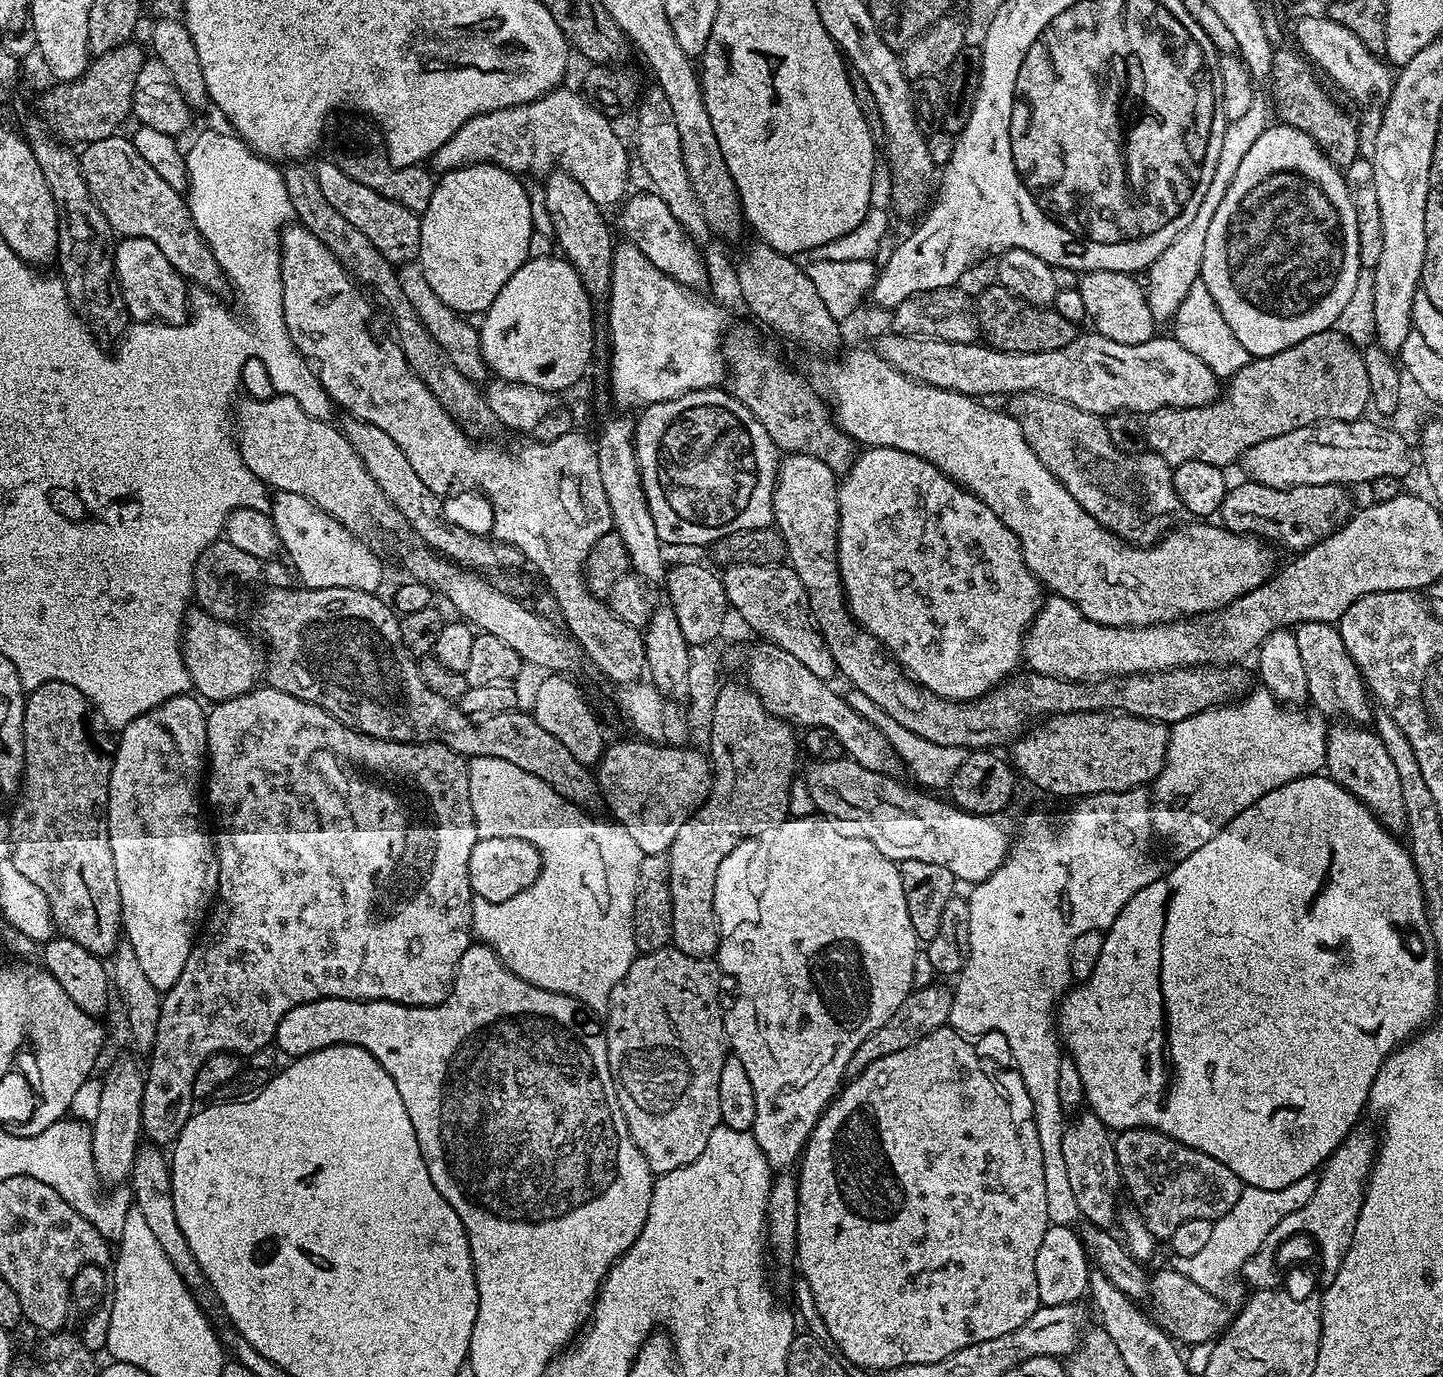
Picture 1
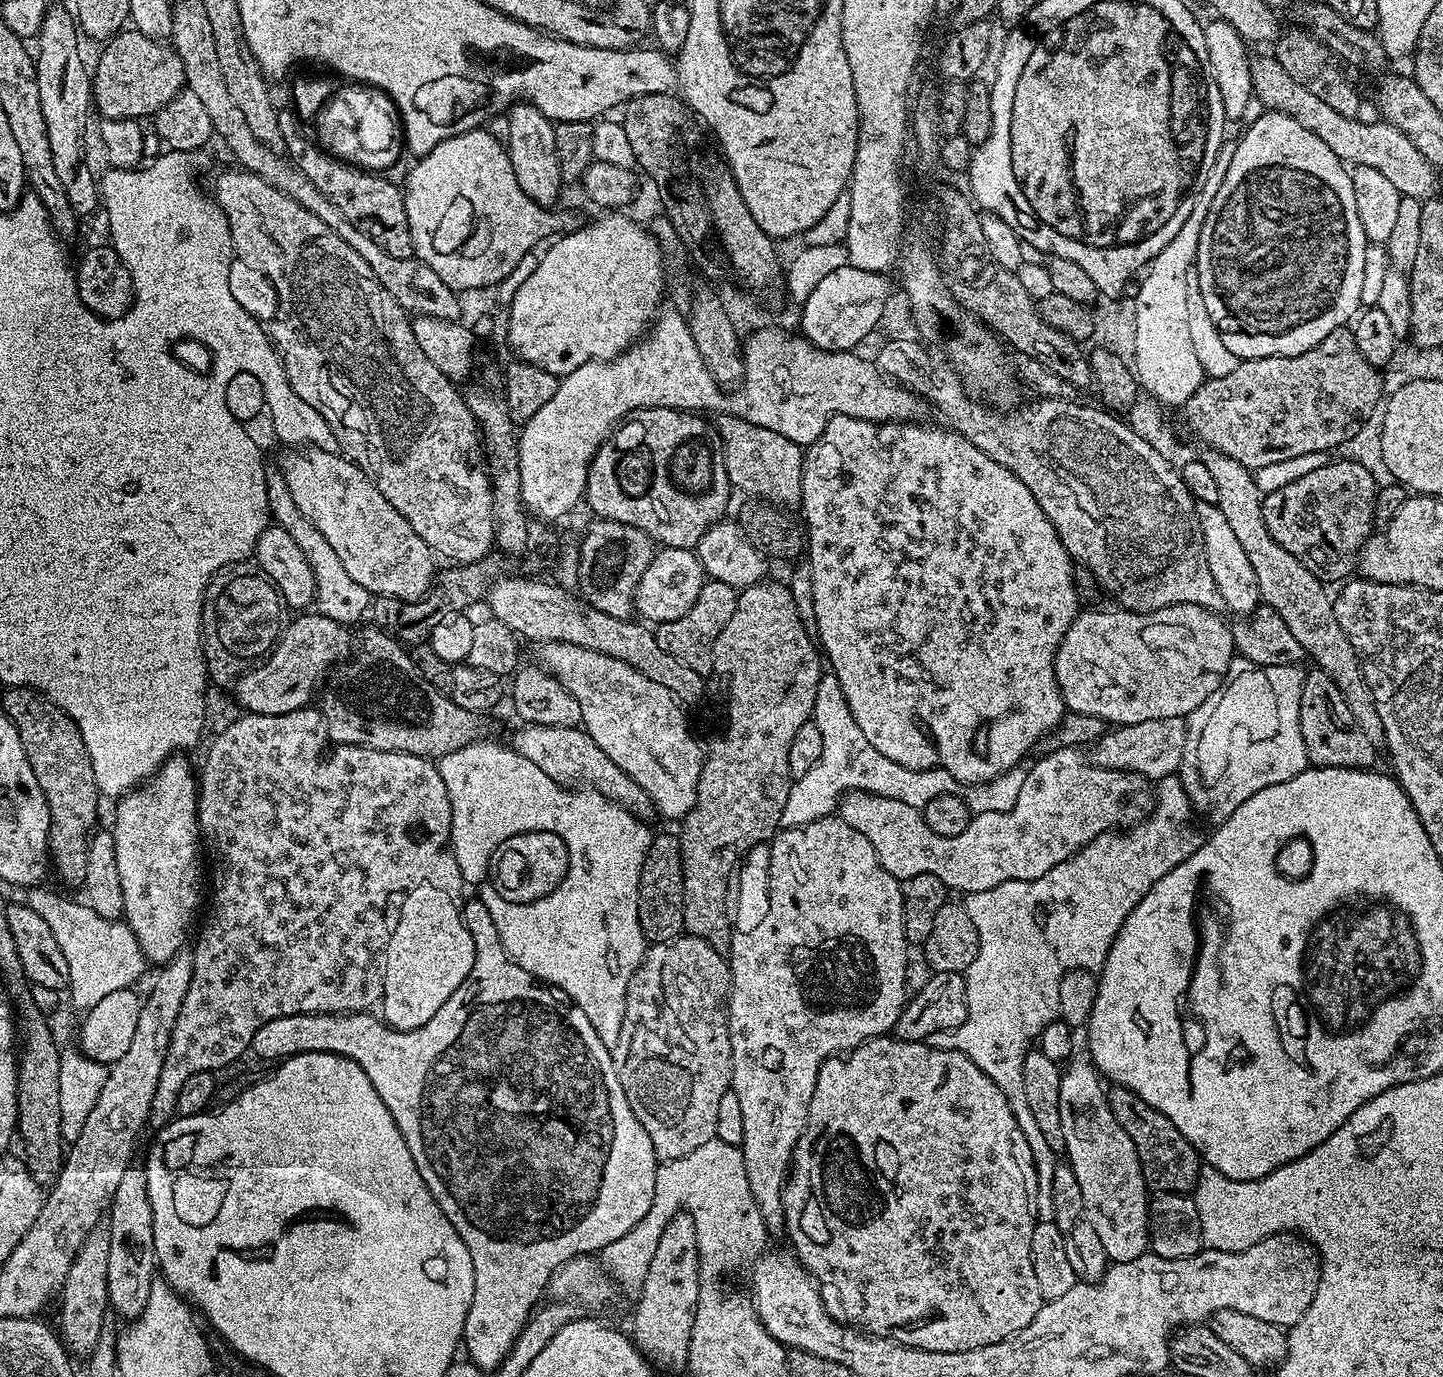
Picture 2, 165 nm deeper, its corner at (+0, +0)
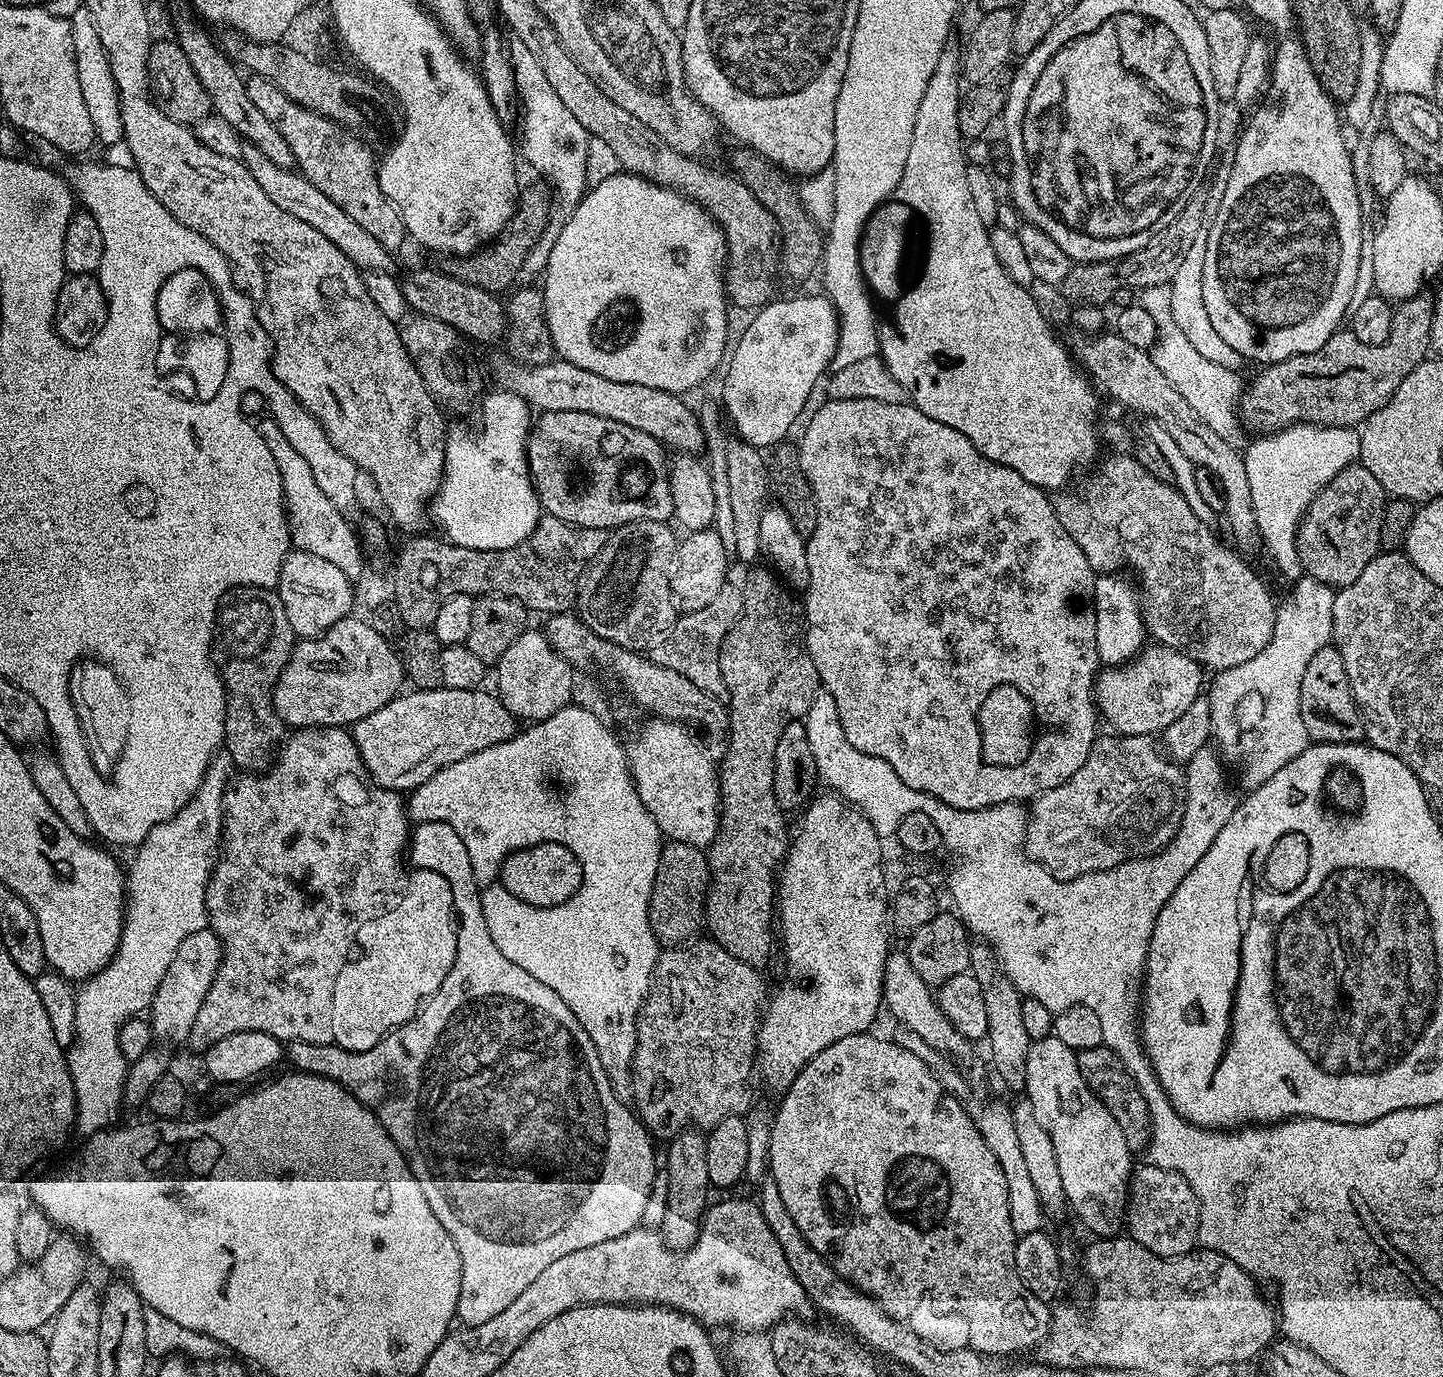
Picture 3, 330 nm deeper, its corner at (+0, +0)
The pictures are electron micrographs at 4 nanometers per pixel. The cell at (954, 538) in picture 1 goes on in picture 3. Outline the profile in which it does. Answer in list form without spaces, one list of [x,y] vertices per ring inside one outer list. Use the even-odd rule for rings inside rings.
[[[828,398],[825,401],[825,404],[812,417],[811,415],[807,417],[808,425],[805,426],[800,440],[798,439],[802,474],[808,479],[808,486],[816,499],[816,525],[806,540],[808,545],[806,562],[810,566],[810,582],[806,589],[808,597],[802,600],[802,615],[806,625],[806,647],[814,662],[814,670],[820,679],[820,688],[828,692],[830,698],[834,698],[836,713],[850,746],[871,756],[882,758],[882,762],[890,762],[894,774],[898,774],[898,778],[902,778],[906,786],[930,794],[946,802],[946,806],[954,806],[958,810],[967,812],[999,804],[1031,802],[1046,790],[1054,790],[1054,786],[1062,786],[1062,782],[1066,782],[1070,774],[1078,774],[1082,762],[1086,762],[1092,743],[1098,735],[1098,729],[1096,729],[1098,709],[1094,685],[1101,662],[1096,649],[1096,606],[1092,603],[1098,574],[1090,566],[1090,562],[1086,562],[1086,554],[1082,554],[1082,546],[1078,546],[1078,542],[1074,542],[1074,538],[1066,534],[1062,522],[1058,522],[1053,501],[1045,489],[1026,482],[1022,474],[986,458],[972,445],[970,438],[966,438],[966,434],[958,434],[954,426],[942,426],[942,422],[934,422],[934,418],[922,414],[922,410],[918,410],[910,402],[891,404],[890,402],[874,402],[870,398],[842,398],[841,400]]]

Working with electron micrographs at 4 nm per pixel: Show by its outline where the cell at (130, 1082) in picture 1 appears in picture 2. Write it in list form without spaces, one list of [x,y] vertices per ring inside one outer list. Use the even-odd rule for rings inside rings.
[[[97,1226],[94,1228],[89,1228],[86,1238],[82,1242],[82,1246],[78,1250],[78,1254],[74,1258],[74,1262],[70,1266],[70,1274],[66,1274],[64,1279],[64,1286],[60,1289],[58,1293],[58,1304],[60,1300],[60,1328],[58,1327],[58,1335],[67,1351],[71,1353],[73,1357],[81,1356],[81,1358],[87,1358],[92,1355],[94,1346],[98,1342],[98,1334],[102,1331],[102,1318],[109,1315],[110,1309],[108,1307],[108,1283],[106,1282],[106,1265],[110,1258],[110,1234],[108,1233],[107,1227]]]

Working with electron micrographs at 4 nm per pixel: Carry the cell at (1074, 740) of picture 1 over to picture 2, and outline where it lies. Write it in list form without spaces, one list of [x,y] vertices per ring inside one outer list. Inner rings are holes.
[[[1183,716],[1156,718],[1154,722],[1121,724],[1105,731],[1104,735],[1091,745],[1090,759],[1092,763],[1103,768],[1133,772],[1150,781],[1159,782],[1162,778],[1179,773],[1182,754],[1186,754],[1187,733],[1188,722]]]

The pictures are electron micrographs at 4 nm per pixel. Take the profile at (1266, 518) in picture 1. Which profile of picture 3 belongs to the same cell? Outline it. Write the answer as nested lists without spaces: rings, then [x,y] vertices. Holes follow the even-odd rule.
[[[1355,462],[1321,490],[1297,526],[1297,552],[1303,571],[1333,590],[1350,586],[1381,551],[1380,535],[1386,493],[1366,470]]]

